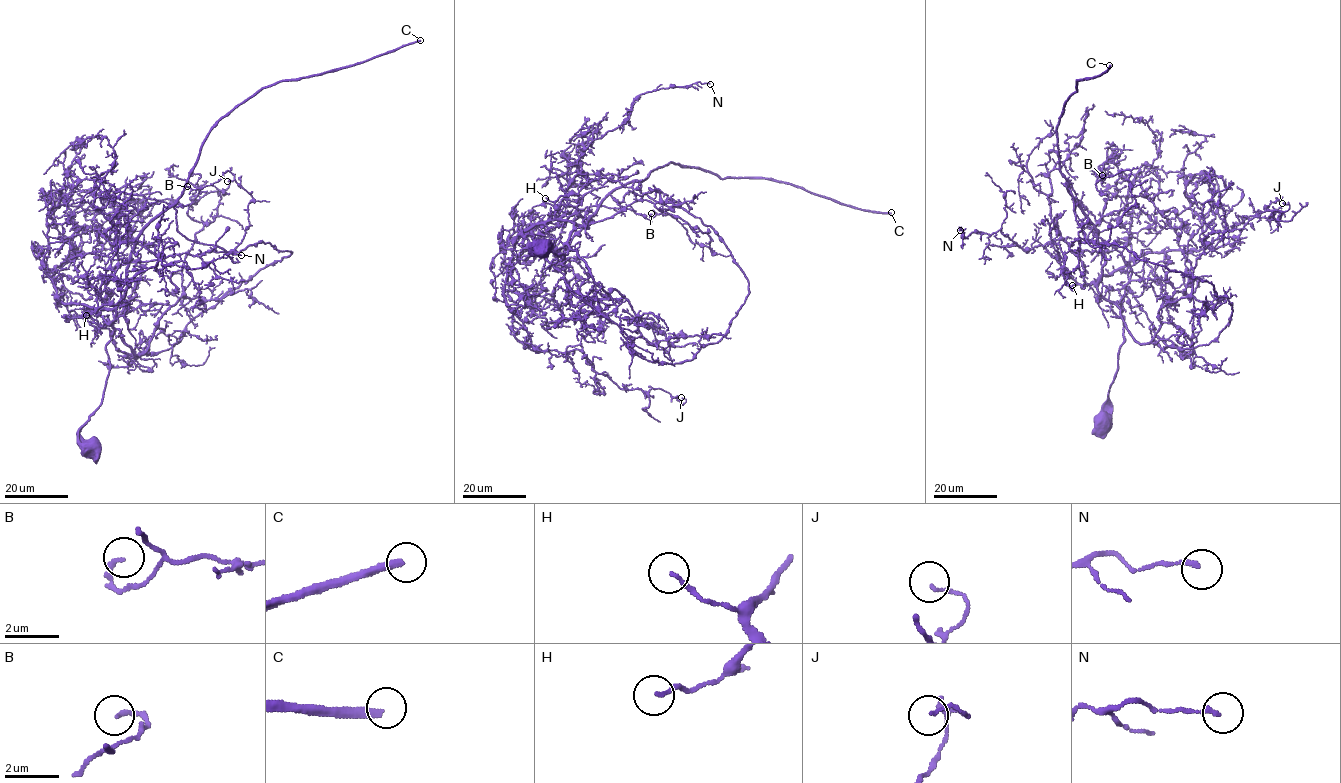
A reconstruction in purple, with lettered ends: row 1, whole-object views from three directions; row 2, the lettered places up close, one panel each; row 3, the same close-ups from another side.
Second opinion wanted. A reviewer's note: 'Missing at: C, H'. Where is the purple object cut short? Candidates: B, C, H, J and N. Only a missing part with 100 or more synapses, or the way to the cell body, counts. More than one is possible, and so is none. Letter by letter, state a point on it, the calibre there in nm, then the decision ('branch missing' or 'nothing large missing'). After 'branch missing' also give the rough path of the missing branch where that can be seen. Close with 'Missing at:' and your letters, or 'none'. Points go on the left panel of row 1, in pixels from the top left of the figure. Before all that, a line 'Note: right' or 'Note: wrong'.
Note: right
B: (187, 186) | 150 nm | nothing large missing
C: (420, 40) | 280 nm | branch missing
H: (86, 315) | 140 nm | branch missing | (86, 315), (86, 288), (82, 270), (106, 241), (122, 234), (125, 241), (134, 233)
J: (227, 181) | 110 nm | nothing large missing
N: (241, 255) | 150 nm | nothing large missing
Missing at: C, H

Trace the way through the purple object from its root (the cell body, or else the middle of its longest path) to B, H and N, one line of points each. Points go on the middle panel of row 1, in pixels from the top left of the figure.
B: (543, 246), (531, 255), (563, 257), (580, 230), (649, 200), (708, 234), (713, 253), (651, 213)
H: (543, 246), (531, 255), (546, 249), (563, 257), (573, 230), (572, 222), (555, 216), (557, 205), (545, 198)
N: (543, 246), (531, 255), (567, 254), (573, 224), (554, 212), (577, 160), (627, 119), (634, 100), (710, 84)

